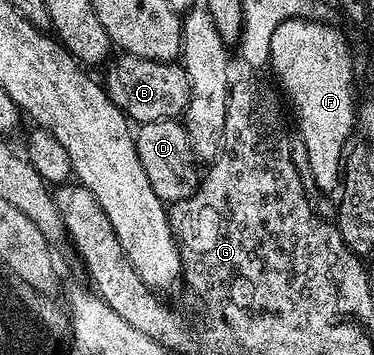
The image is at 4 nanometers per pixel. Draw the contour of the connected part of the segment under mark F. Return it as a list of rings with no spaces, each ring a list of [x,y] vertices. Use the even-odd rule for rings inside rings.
[[[303,18],[282,21],[274,29],[269,55],[270,70],[276,74],[275,82],[286,99],[288,94],[296,114],[296,127],[308,158],[307,174],[310,179],[312,174],[318,190],[332,192],[341,186],[348,138],[352,135],[352,127],[354,131],[358,123],[356,63],[352,60],[352,47],[347,37],[338,28]]]

